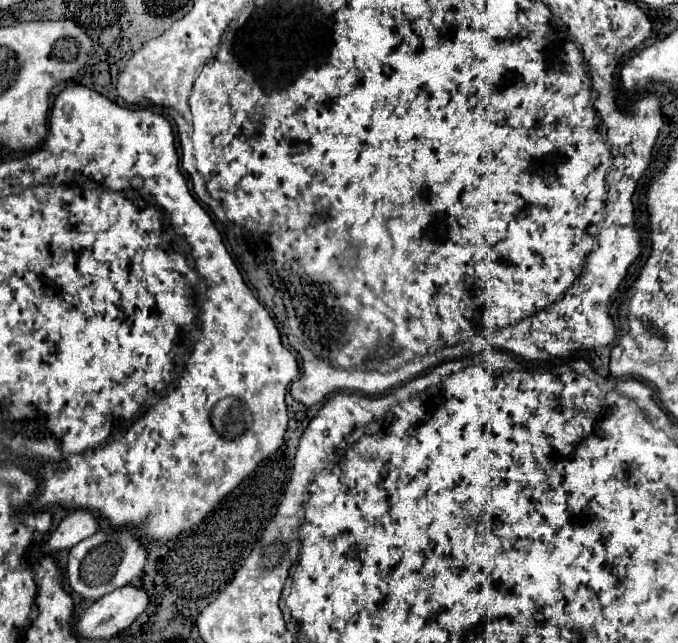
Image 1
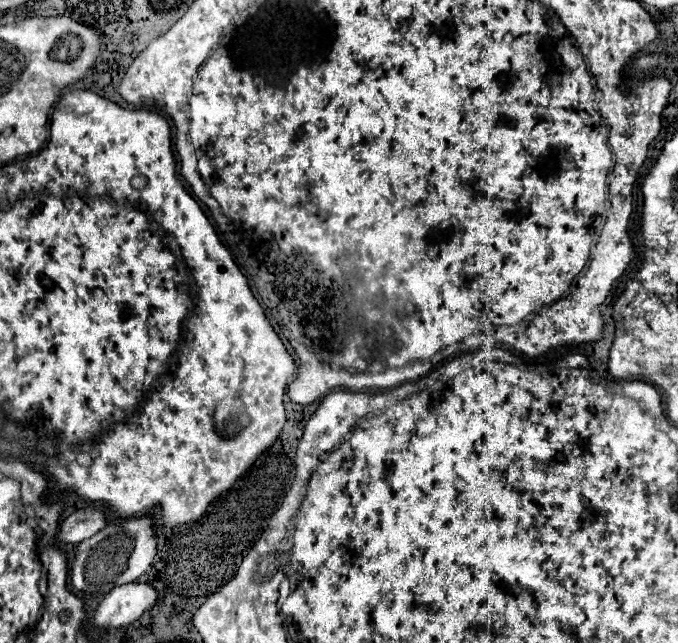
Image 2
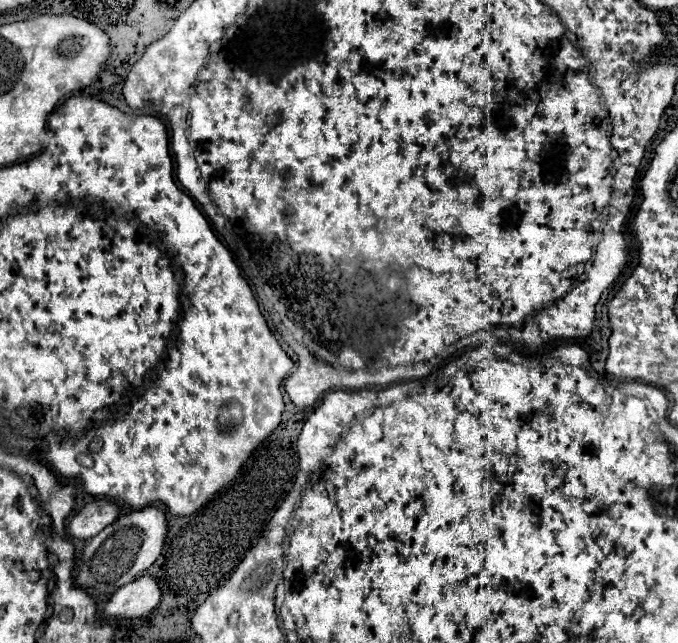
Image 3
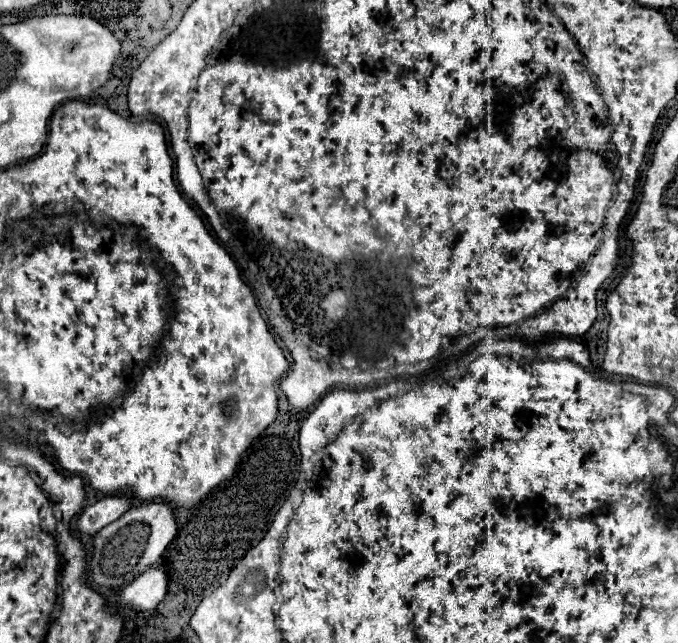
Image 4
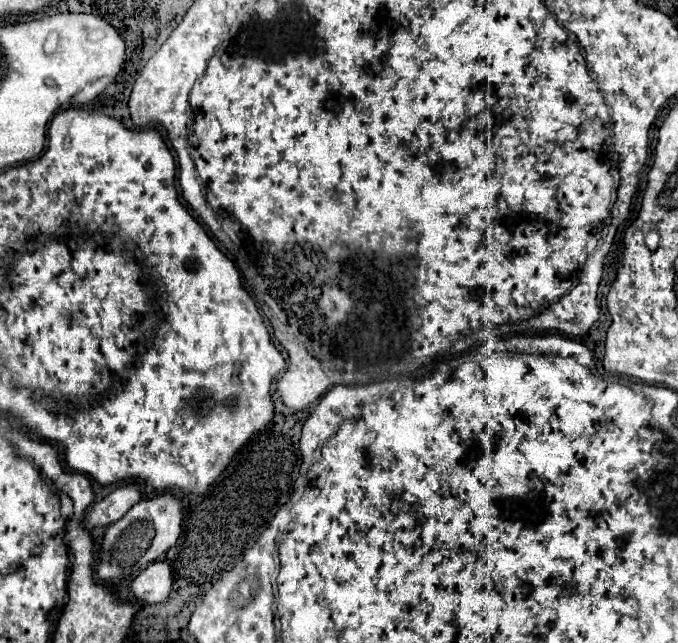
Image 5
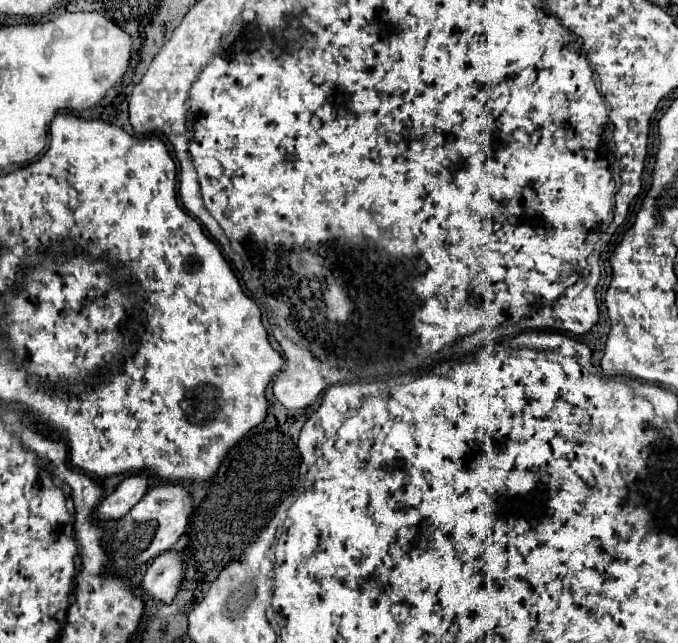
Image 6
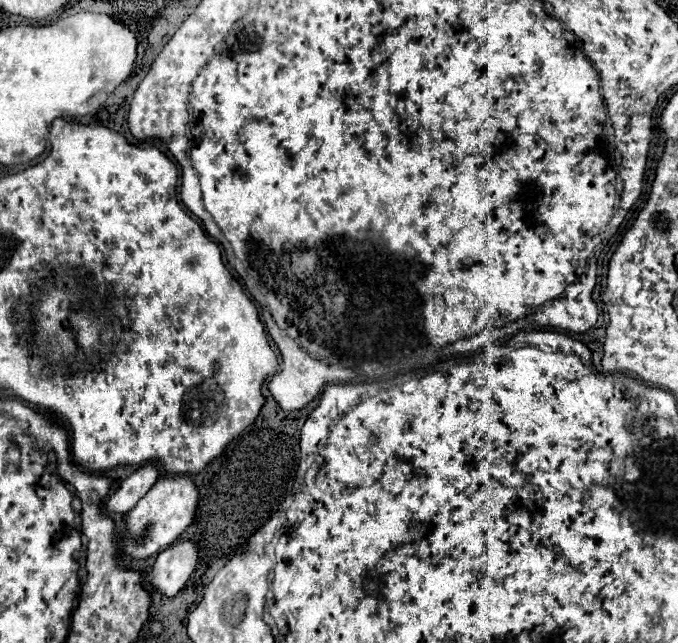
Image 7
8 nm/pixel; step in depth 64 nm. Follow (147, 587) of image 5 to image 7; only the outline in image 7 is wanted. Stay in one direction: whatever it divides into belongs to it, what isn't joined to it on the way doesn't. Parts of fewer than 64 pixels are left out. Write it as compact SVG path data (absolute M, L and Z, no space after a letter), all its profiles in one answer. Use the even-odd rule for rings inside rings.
M184 540L180 544L170 546L162 554L158 554L146 582L162 596L172 598L176 596L186 580L190 578L198 558L198 548L194 542Z

